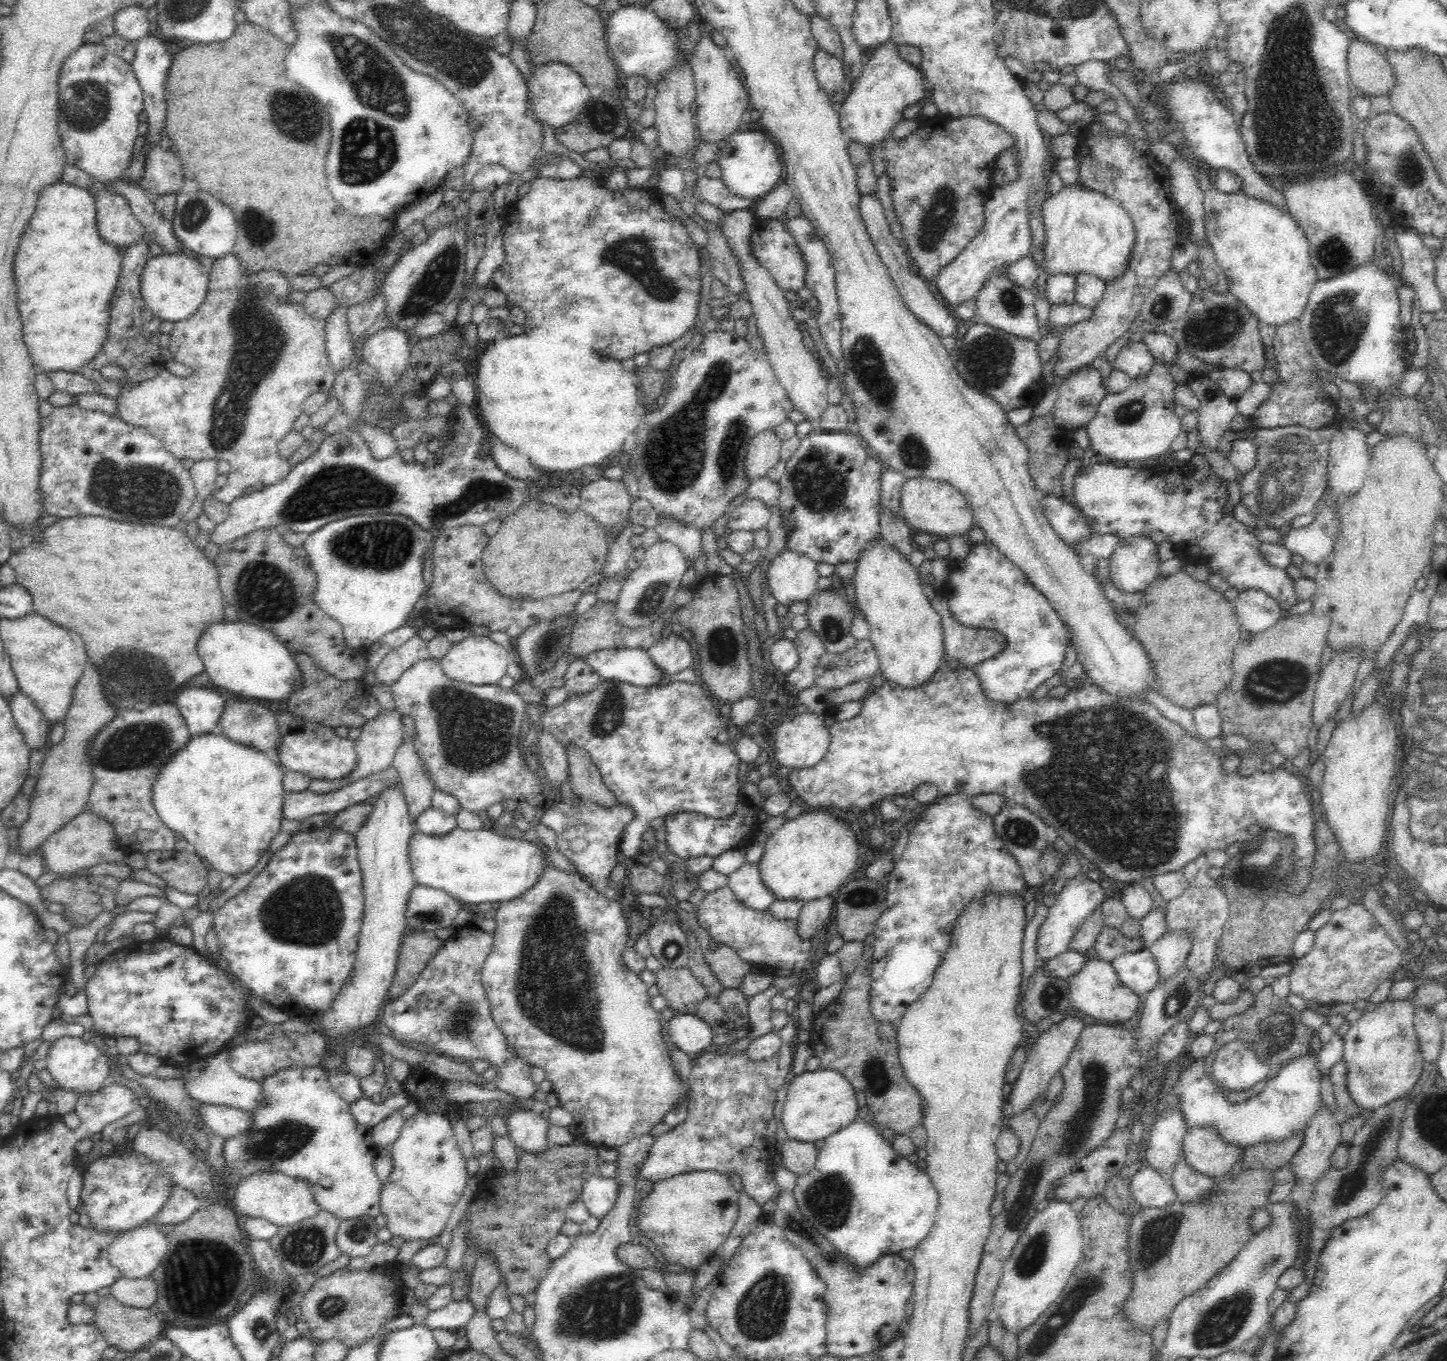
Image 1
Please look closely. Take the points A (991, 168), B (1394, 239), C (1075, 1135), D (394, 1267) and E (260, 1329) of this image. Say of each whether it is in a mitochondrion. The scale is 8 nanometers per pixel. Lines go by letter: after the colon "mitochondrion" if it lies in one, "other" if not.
A: other
B: other
C: mitochondrion
D: other
E: mitochondrion

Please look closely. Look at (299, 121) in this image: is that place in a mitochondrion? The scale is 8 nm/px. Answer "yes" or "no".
yes

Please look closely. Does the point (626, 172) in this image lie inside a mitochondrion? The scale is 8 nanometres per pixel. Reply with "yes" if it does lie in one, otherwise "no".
no

